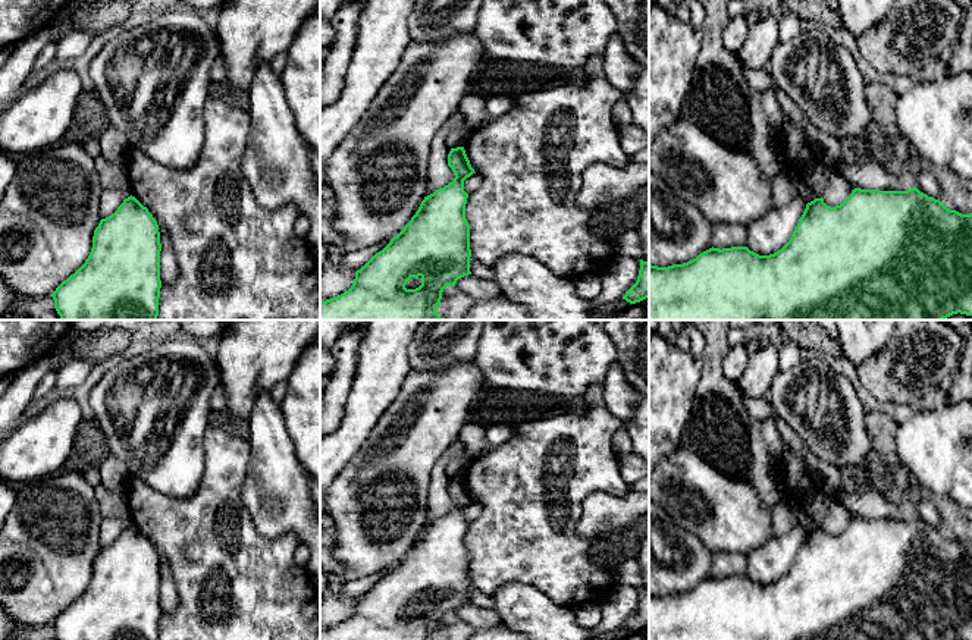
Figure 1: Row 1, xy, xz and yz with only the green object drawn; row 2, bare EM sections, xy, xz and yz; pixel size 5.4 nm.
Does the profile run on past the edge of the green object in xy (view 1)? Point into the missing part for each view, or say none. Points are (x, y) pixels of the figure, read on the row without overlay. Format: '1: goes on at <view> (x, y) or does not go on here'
1: does not go on here

